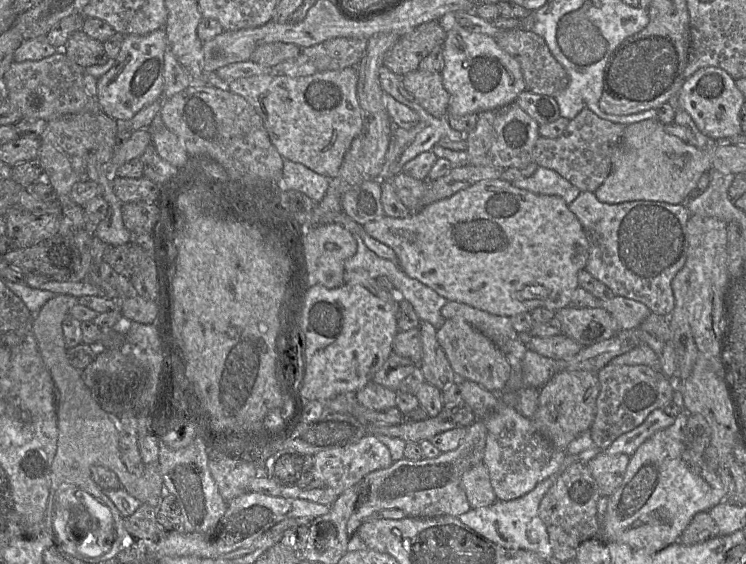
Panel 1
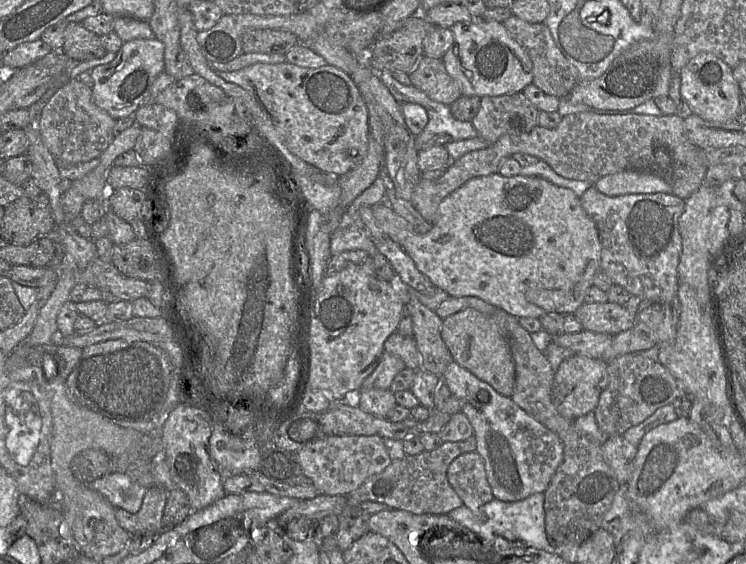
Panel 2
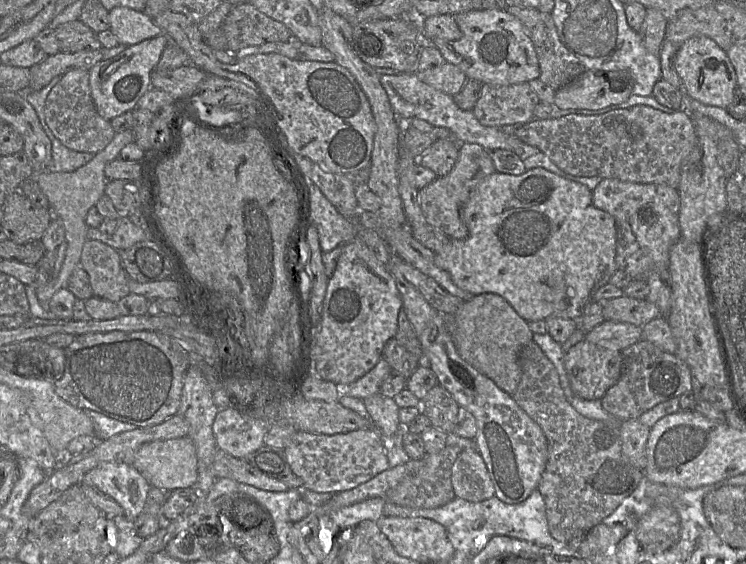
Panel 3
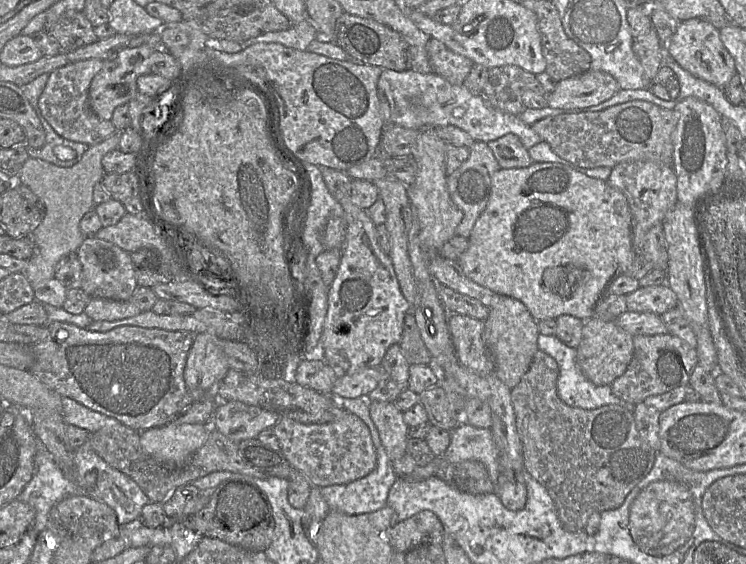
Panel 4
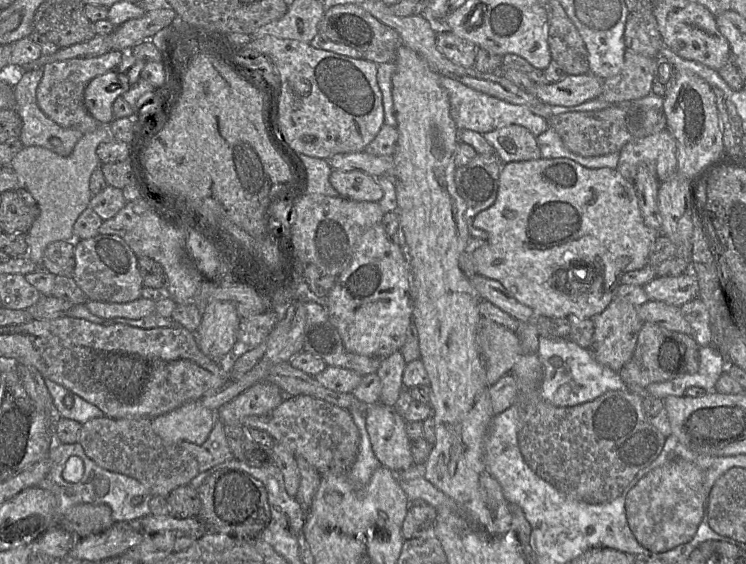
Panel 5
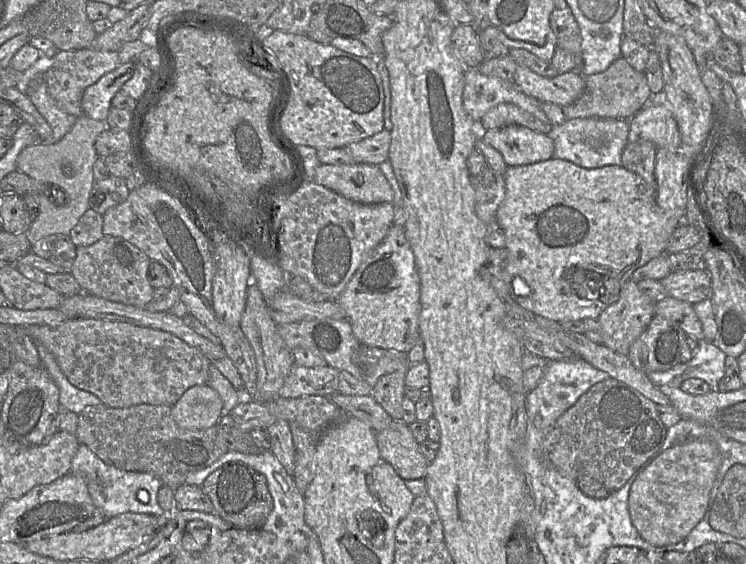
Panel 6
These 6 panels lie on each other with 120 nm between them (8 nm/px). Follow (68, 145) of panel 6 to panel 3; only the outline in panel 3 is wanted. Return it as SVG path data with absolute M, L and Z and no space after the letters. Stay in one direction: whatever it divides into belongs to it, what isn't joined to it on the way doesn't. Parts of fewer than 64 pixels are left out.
M131 129L123 132L116 132L111 142L100 152L96 153L92 160L87 164L81 166L72 172L54 172L51 170L44 170L37 172L34 177L47 197L50 210L54 217L62 219L65 227L65 237L67 241L67 250L63 265L59 272L58 277L54 283L37 287L37 277L34 282L35 292L40 301L41 306L50 311L49 301L52 296L61 288L66 288L68 279L74 269L80 265L81 253L84 243L87 239L88 226L86 224L86 216L92 206L96 206L98 200L105 194L105 187L107 178L105 175L105 166L112 160L119 157L120 151L127 144L134 141L134 135Z

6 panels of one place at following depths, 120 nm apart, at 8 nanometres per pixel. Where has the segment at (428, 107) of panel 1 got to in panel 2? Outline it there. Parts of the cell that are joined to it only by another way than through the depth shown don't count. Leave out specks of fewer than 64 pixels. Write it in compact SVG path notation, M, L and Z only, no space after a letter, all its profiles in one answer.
M422 56L409 73L411 84L436 102L450 106L462 96L456 81L448 74L442 59Z

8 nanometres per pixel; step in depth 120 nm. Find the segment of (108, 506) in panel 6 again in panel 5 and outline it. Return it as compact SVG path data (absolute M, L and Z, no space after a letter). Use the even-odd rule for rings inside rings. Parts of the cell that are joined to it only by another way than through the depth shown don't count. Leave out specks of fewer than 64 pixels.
M79 442L74 444L54 443L49 450L48 458L50 460L49 472L37 487L50 491L56 498L55 525L59 524L63 515L72 506L85 503L108 505L112 510L114 522L131 522L151 514L149 504L153 496L145 486L132 477L102 468L86 455ZM71 457L80 458L84 464L84 474L78 482L69 482L63 477L66 463ZM134 497L139 497L141 501L138 504L133 504Z

